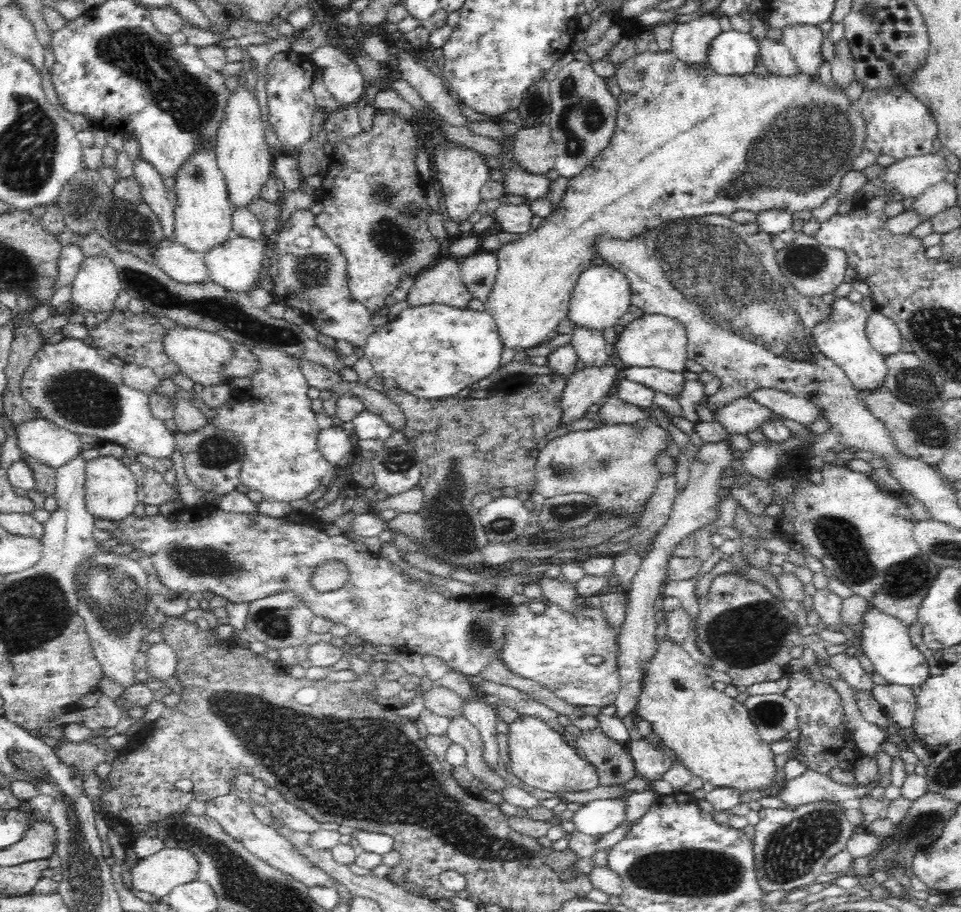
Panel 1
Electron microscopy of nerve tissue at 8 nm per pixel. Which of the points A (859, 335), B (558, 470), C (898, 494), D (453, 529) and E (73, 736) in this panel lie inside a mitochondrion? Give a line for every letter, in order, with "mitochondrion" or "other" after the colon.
A: other
B: mitochondrion
C: other
D: mitochondrion
E: other

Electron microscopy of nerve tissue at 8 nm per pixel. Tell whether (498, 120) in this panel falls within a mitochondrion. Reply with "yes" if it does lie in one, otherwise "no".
no

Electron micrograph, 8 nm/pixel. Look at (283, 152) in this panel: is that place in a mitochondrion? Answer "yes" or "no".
no

